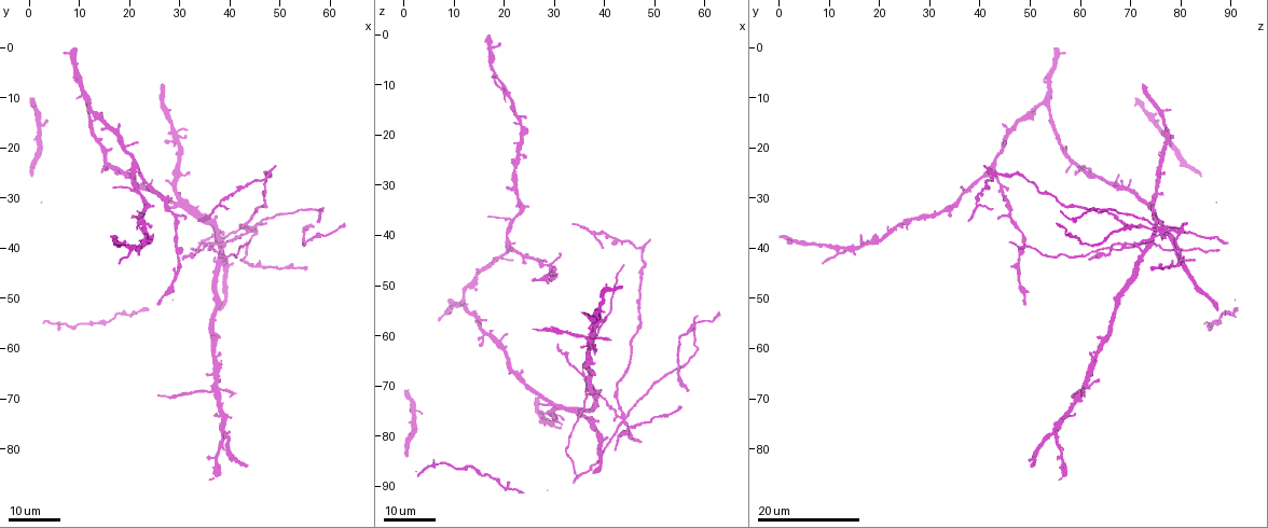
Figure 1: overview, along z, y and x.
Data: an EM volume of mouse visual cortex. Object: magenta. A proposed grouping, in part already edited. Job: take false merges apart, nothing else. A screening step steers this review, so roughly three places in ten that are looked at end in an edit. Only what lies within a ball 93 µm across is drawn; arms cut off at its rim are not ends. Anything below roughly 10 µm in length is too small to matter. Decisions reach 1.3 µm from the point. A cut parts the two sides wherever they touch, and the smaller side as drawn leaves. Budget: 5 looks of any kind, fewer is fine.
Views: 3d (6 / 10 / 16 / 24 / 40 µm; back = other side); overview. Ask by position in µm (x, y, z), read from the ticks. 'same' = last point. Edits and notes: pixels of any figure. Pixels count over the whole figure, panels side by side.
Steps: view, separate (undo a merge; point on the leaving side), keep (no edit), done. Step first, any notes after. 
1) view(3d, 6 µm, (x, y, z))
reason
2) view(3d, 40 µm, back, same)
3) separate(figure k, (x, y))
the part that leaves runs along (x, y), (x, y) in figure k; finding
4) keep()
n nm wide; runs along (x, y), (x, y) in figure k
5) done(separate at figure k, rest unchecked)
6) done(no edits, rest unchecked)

view(3d, 16 µm, (36.0, 39.5, 69.0))
looks like a crossing

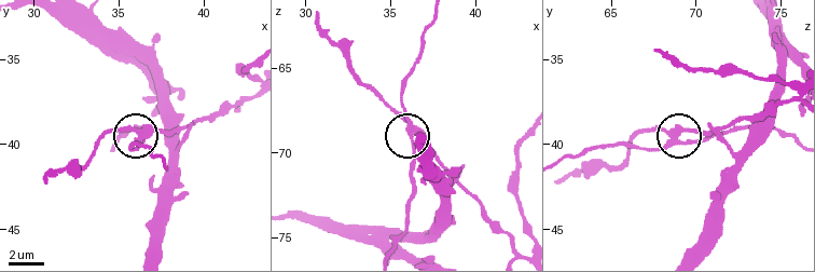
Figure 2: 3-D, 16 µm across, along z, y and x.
view(3d, 10 µm, (36.1, 39.4, 68.5))
zoom in

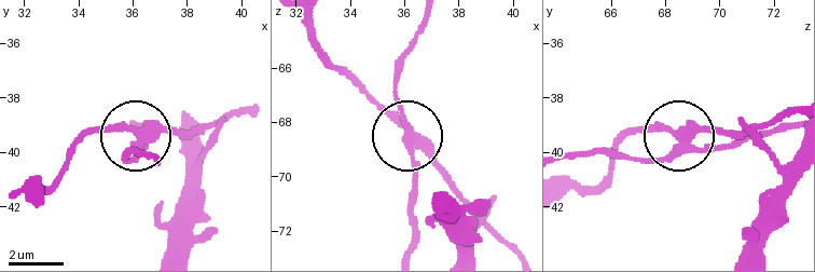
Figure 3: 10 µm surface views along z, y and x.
separate(figure 3, (398, 102))
4 arms; the part that leaves runs along (406, 139), (392, 72), (418, 24) in figure 3; a second cell is stuck on

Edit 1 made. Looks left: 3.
view(overview)

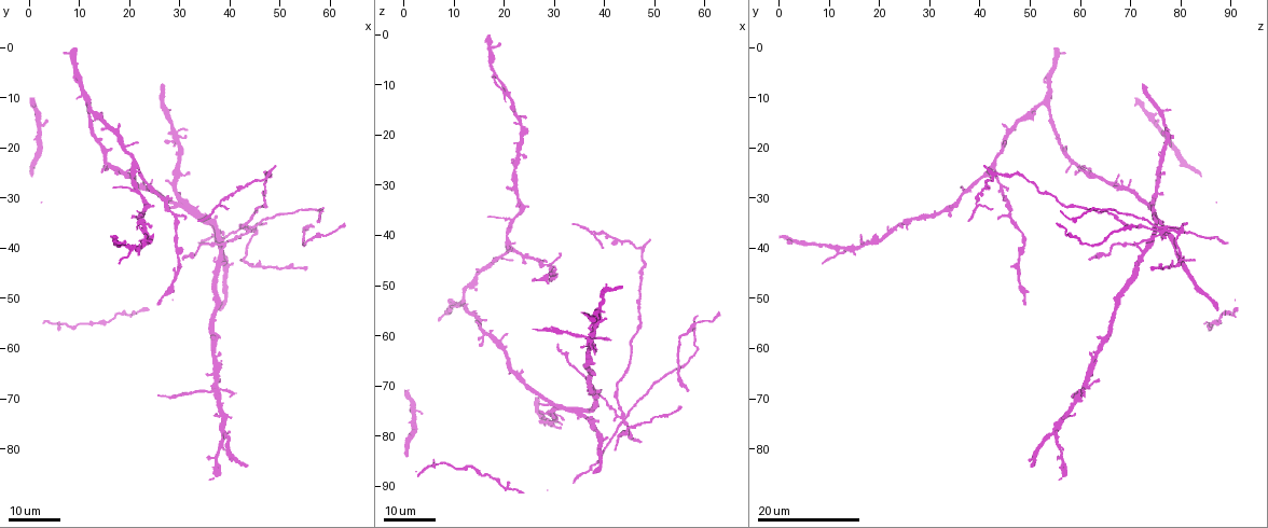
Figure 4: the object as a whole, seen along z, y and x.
view(3d, 16 µm, (42.5, 28.0, 41.0))
calibre changes

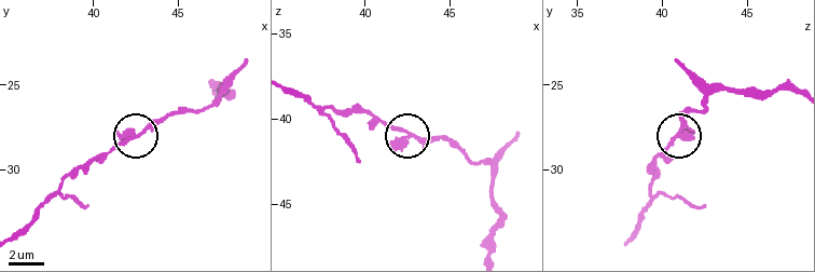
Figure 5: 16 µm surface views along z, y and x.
view(3d, 10 µm, (42.4, 28.0, 41.0))

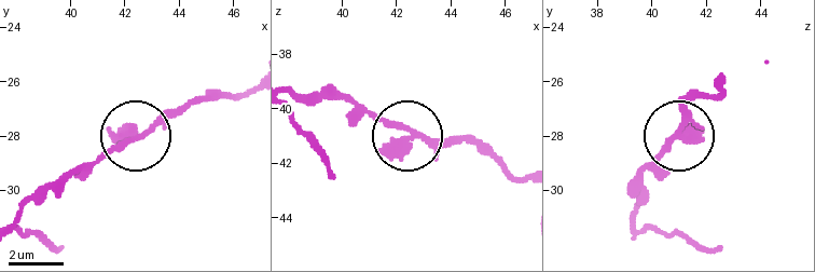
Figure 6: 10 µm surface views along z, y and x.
keep()
3 arms; runs along (521, 179), (479, 149), (402, 136), (349, 98) in figure 6; all the same cell

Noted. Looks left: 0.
done(separate at figure 3, rest unchecked)

